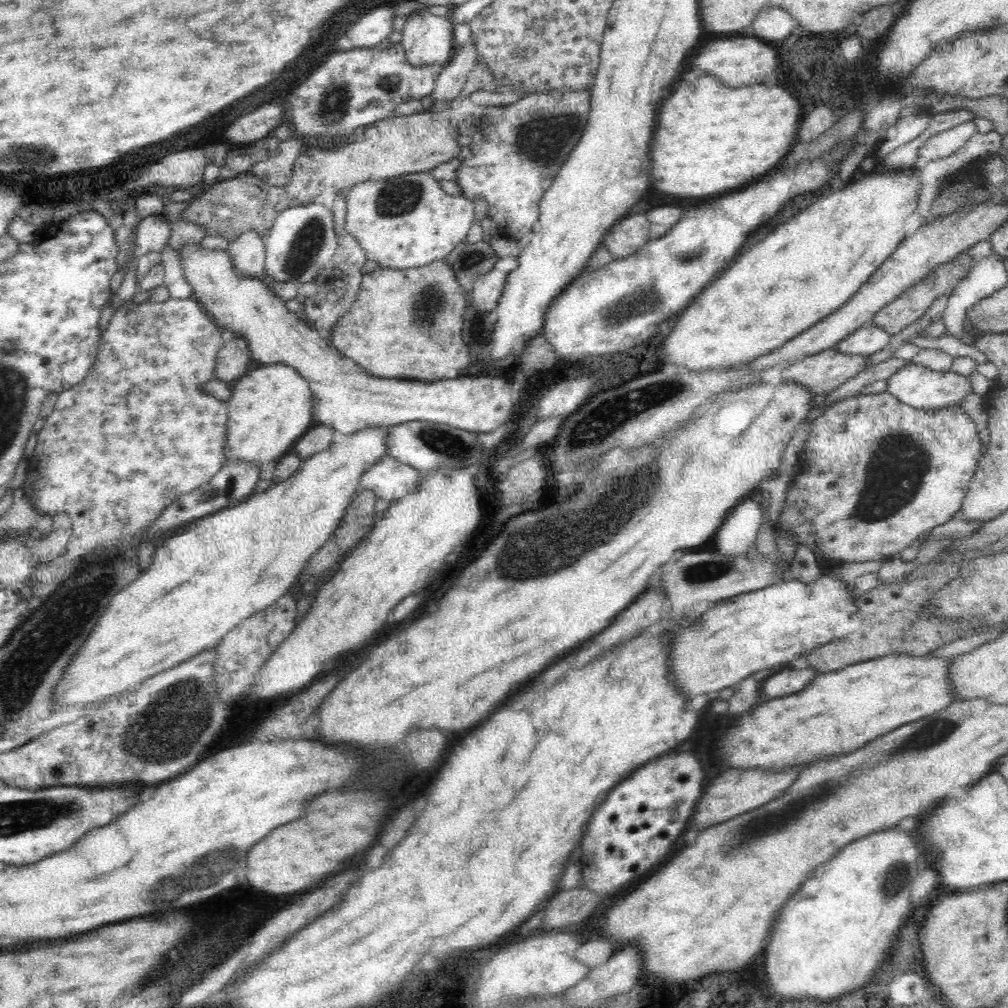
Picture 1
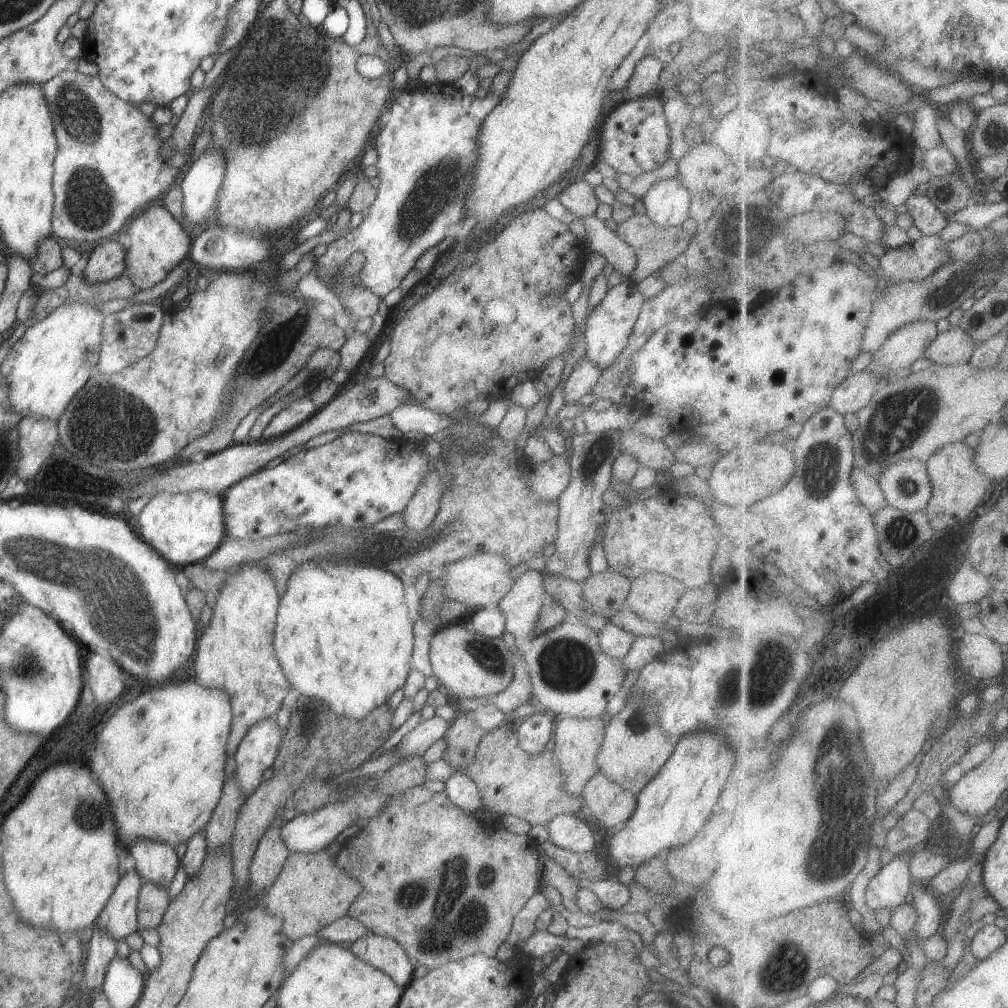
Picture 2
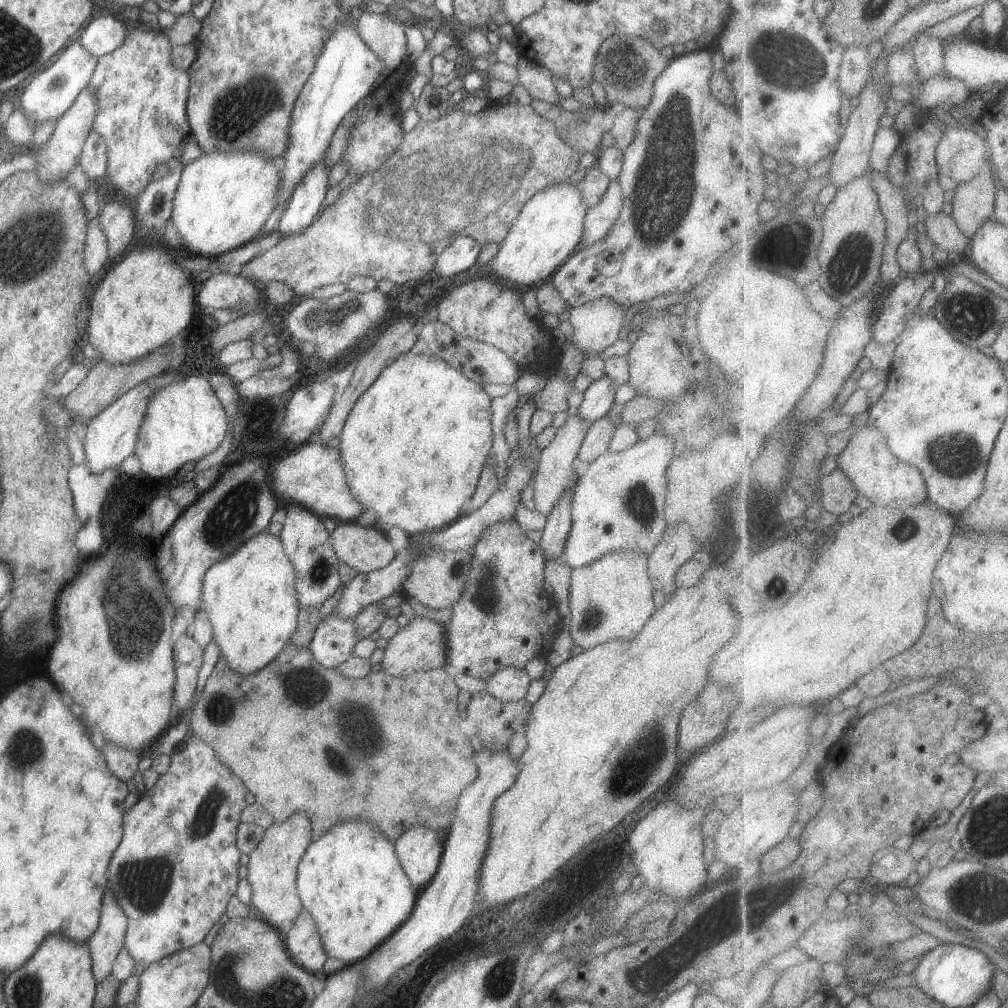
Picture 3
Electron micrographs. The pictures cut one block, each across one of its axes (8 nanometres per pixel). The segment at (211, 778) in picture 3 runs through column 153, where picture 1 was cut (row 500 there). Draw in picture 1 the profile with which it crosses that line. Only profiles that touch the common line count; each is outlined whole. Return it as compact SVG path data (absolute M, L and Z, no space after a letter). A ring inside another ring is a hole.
M890 392L880 394L856 395L836 401L811 424L808 438L799 454L797 470L786 488L786 504L782 504L782 514L778 516L775 530L790 531L796 546L806 545L815 554L815 558L824 568L846 563L883 561L905 550L924 531L930 531L959 513L962 500L969 490L969 484L978 460L982 458L982 442L976 431L976 424L964 413L960 404L945 406L934 410L915 409L900 402Z

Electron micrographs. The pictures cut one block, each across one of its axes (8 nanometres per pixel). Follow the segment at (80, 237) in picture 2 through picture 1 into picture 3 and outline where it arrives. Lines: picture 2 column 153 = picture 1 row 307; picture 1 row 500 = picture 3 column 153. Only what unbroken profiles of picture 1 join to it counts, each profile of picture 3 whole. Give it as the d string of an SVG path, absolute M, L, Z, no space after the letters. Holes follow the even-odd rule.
M131 23L125 41L111 53L99 56L89 86L98 98L100 112L94 122L94 131L108 144L108 164L106 177L114 194L134 202L137 196L149 185L151 174L162 162L170 158L180 159L184 145L191 139L186 100L188 100L190 79L184 69L173 66L171 50L173 44L160 29L152 30L148 25Z

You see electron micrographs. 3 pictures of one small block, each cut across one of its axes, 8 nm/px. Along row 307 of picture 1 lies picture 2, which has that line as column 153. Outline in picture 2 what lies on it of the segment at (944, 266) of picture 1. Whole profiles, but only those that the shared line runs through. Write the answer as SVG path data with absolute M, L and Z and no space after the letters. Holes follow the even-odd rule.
M143 882L138 895L138 929L152 930L162 922L170 902L169 889L158 882Z

